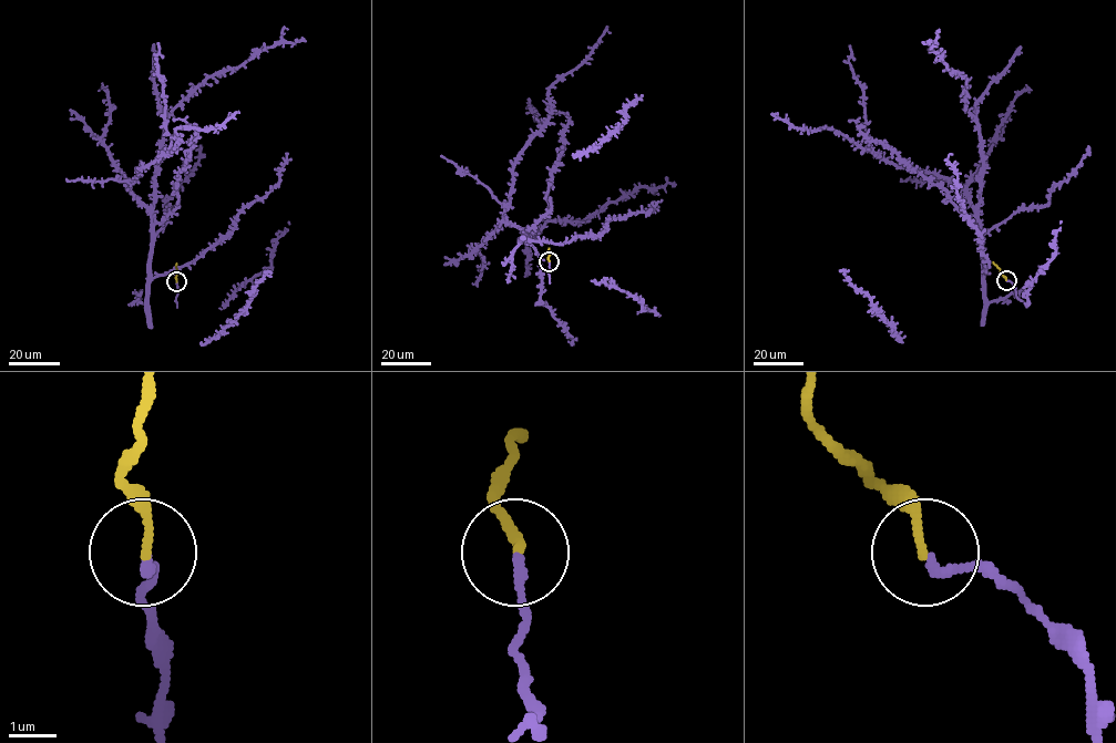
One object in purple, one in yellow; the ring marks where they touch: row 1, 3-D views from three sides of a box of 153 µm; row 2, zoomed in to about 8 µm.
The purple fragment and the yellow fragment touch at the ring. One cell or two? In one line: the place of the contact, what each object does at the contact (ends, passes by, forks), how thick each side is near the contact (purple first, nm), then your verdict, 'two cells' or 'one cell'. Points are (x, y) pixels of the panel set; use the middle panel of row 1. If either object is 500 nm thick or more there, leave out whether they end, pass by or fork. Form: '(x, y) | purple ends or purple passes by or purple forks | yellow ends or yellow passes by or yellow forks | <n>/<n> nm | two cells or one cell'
(549, 261) | purple ends | yellow ends | 190/160 nm | one cell

